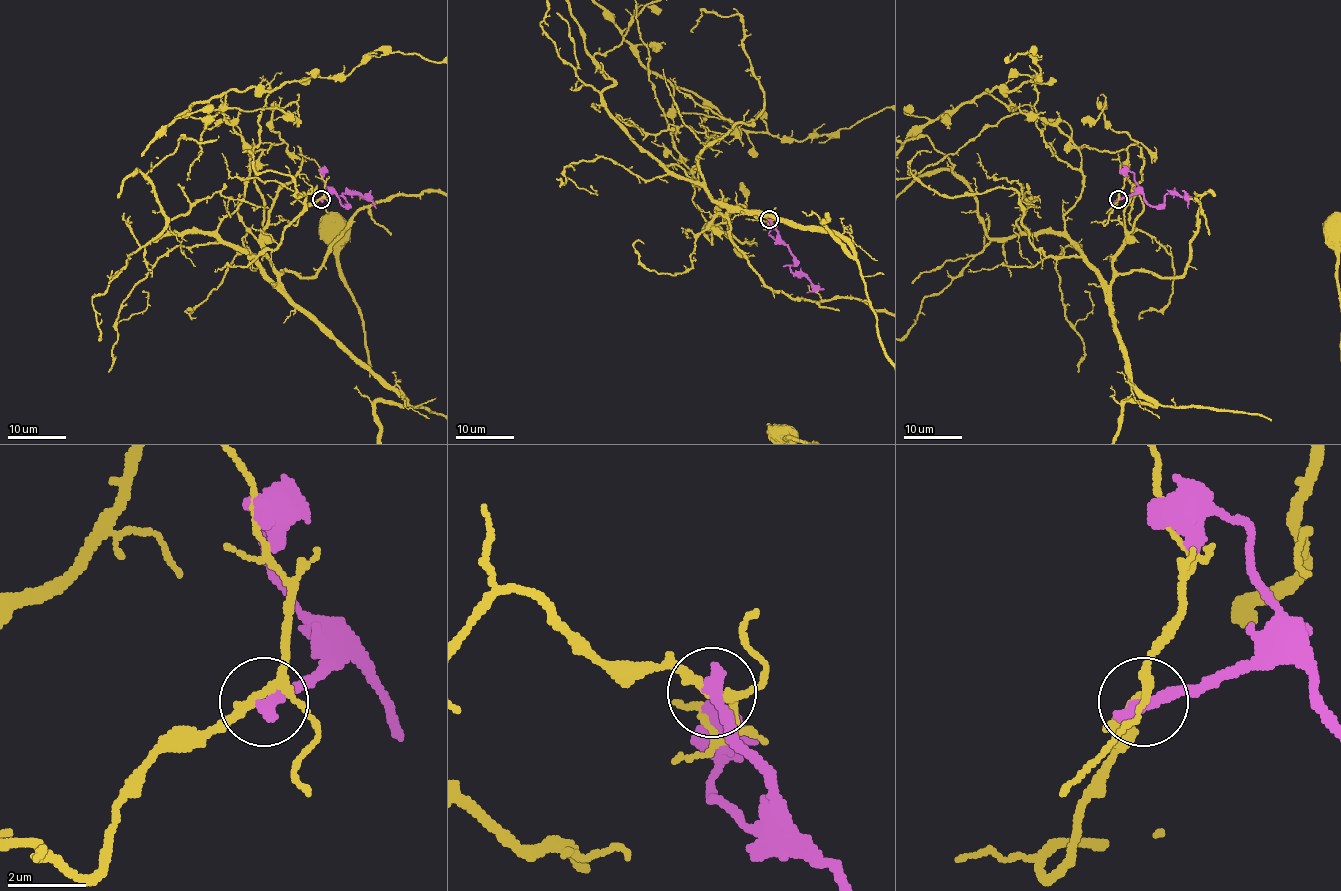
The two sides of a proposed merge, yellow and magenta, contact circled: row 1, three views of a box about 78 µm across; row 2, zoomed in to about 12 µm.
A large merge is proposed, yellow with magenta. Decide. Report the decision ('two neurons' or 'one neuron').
two neurons

